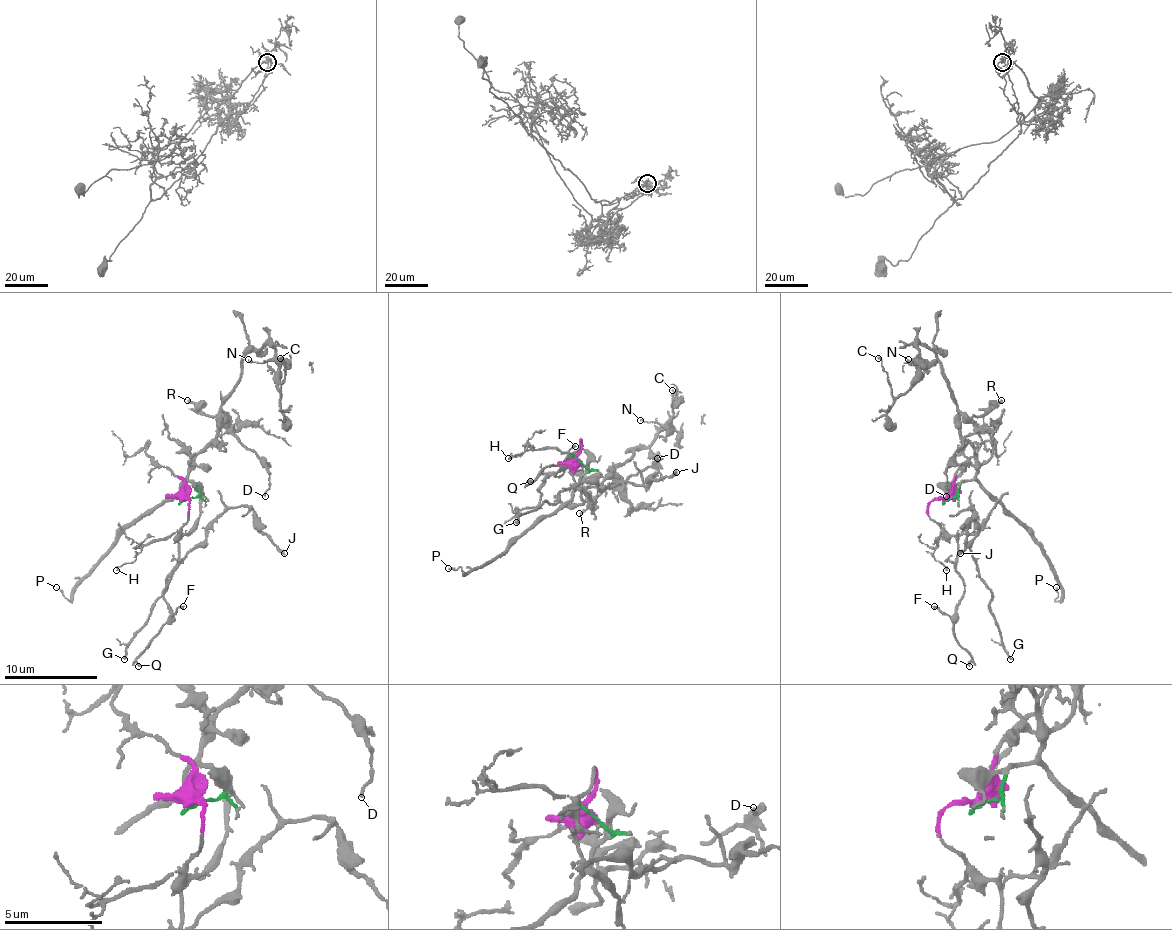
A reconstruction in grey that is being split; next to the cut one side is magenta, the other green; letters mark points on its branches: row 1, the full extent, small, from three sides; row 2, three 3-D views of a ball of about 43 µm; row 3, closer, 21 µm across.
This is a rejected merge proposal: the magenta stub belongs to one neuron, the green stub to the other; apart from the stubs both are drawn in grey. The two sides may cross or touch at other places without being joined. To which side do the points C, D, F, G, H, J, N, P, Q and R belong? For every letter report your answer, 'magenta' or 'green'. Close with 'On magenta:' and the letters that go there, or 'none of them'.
C: green
D: green
F: magenta
G: magenta
H: magenta
J: magenta
N: green
P: green
Q: magenta
R: green
On magenta: F, G, H, J, Q

